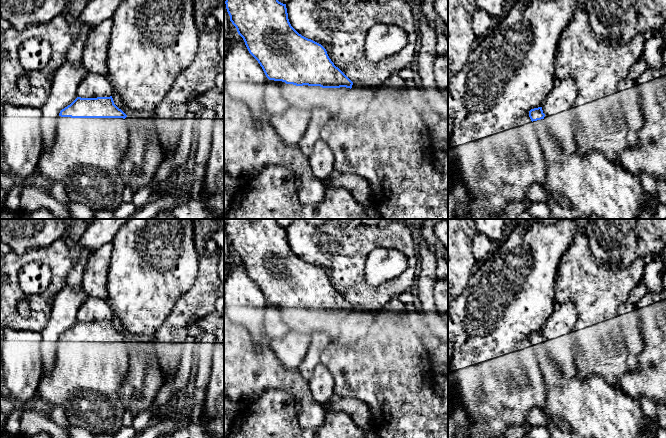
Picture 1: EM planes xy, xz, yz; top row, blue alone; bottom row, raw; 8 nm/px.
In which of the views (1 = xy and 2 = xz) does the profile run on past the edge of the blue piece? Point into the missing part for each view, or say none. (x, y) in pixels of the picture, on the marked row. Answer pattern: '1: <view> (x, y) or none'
1: xy (85, 156)
2: none

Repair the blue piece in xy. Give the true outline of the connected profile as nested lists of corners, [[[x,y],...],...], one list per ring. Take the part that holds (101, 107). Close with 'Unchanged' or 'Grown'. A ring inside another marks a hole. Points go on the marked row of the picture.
[[[112,96],[77,97],[60,111],[55,139],[49,149],[43,148],[37,171],[48,180],[62,183],[72,202],[95,211],[114,212],[123,203],[122,192],[126,186],[119,172],[129,141],[126,117],[114,104]]]. Grown

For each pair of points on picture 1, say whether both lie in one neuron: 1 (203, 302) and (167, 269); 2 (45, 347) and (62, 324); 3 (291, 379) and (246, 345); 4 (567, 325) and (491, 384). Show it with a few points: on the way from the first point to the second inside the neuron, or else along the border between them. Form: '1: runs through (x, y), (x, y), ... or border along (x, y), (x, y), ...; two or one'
1: border along (197, 267), (197, 276), (194, 283), (173, 307); two
2: runs through (49, 341), (50, 336), (56, 330); one
3: runs through (280, 378), (256, 356); one
4: border along (553, 309), (541, 330); two

